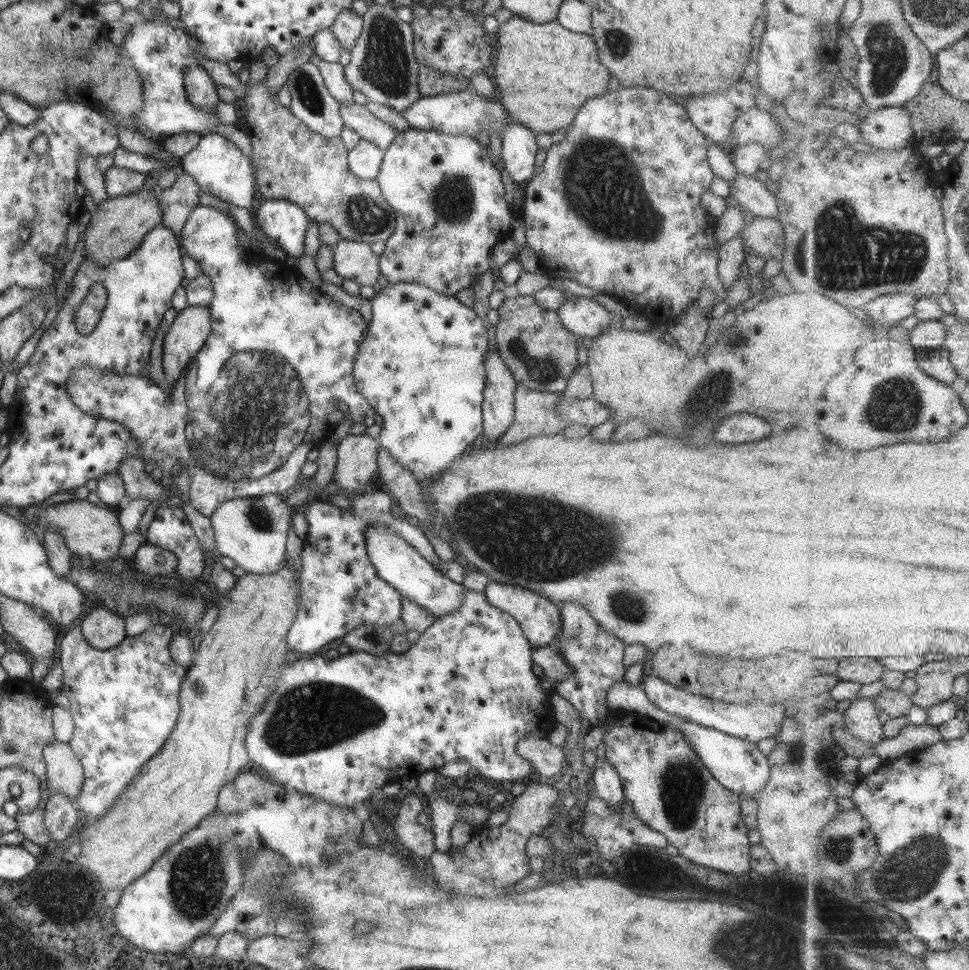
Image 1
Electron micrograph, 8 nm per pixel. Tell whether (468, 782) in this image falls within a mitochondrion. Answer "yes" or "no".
no

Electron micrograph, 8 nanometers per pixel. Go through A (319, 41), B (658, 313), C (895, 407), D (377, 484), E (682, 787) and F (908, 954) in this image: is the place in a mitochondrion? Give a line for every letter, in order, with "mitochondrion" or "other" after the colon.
A: other
B: other
C: mitochondrion
D: other
E: mitochondrion
F: other

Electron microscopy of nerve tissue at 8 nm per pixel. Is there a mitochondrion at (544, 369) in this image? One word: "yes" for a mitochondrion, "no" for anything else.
yes

